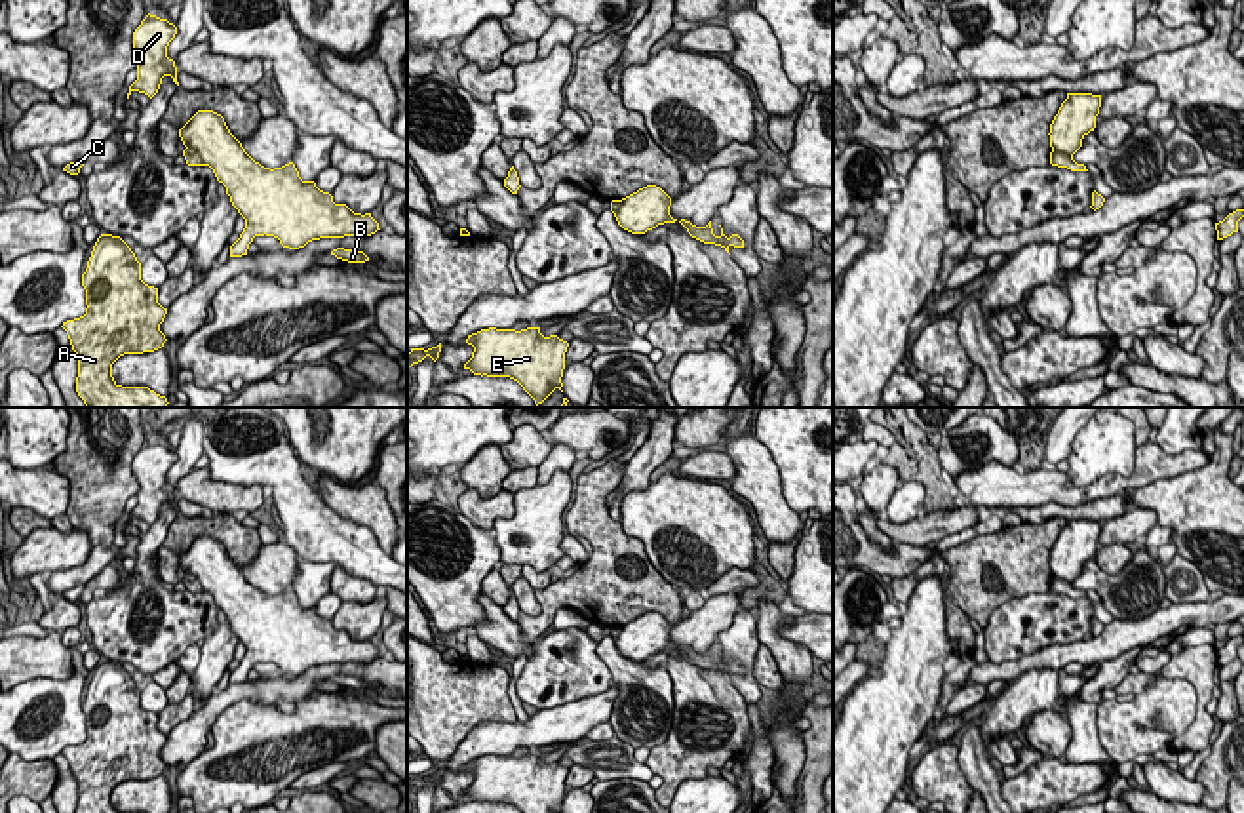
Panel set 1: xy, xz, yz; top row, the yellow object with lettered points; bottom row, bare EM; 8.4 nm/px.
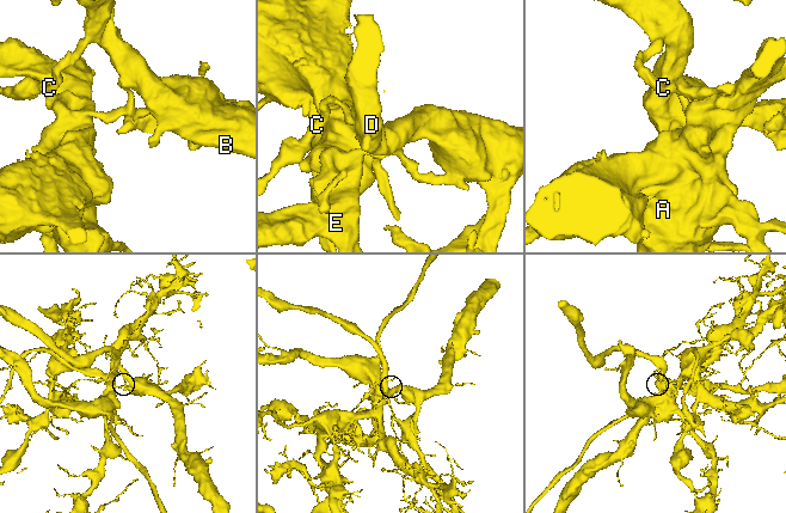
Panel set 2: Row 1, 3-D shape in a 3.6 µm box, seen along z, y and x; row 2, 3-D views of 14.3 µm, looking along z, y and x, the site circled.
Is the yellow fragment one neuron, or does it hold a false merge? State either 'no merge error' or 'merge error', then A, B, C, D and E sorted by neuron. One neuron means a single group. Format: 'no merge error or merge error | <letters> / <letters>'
merge error | A E / B C D

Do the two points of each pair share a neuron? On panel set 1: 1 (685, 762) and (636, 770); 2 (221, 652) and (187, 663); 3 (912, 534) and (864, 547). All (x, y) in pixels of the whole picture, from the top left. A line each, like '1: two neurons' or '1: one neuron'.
1: two neurons
2: two neurons
3: two neurons

